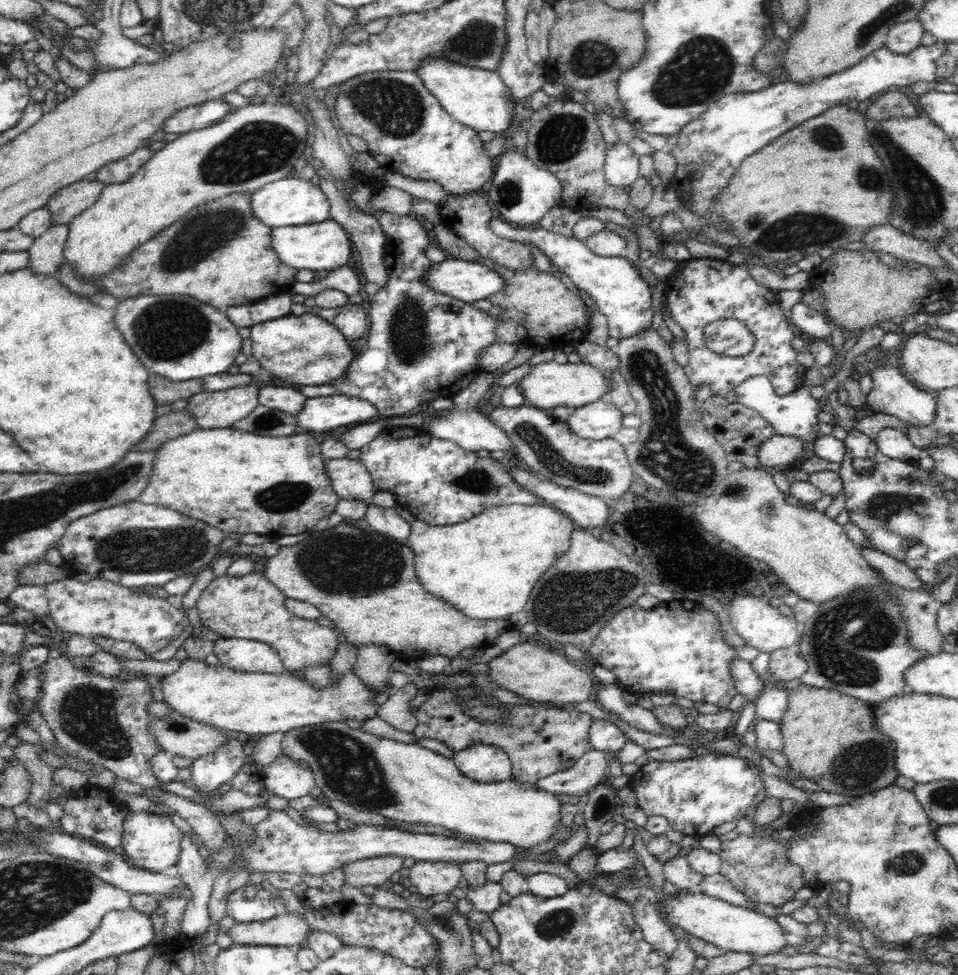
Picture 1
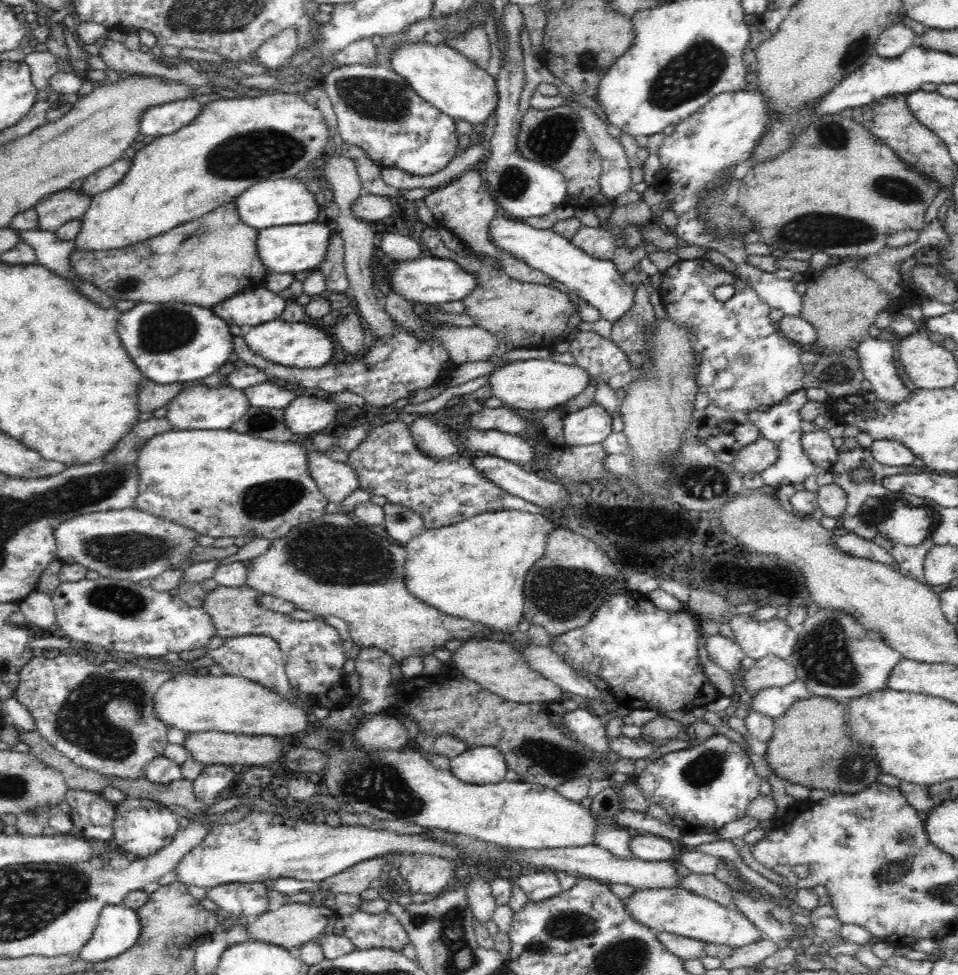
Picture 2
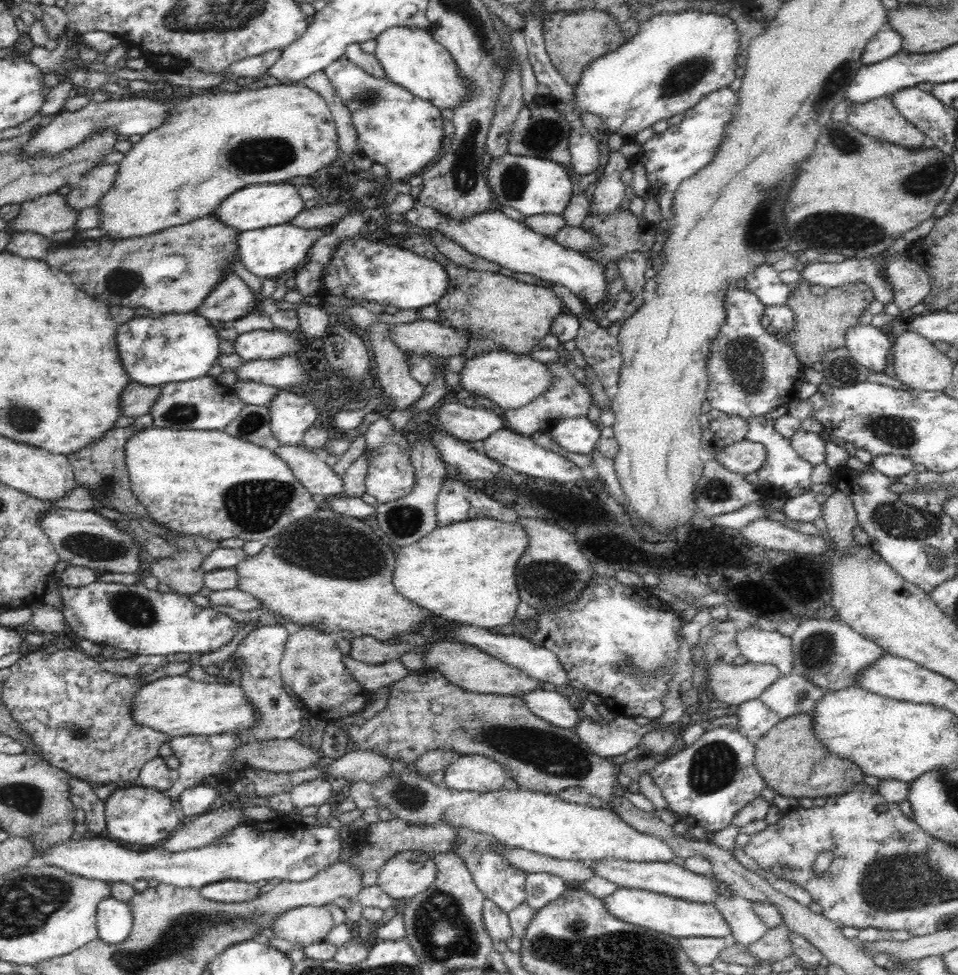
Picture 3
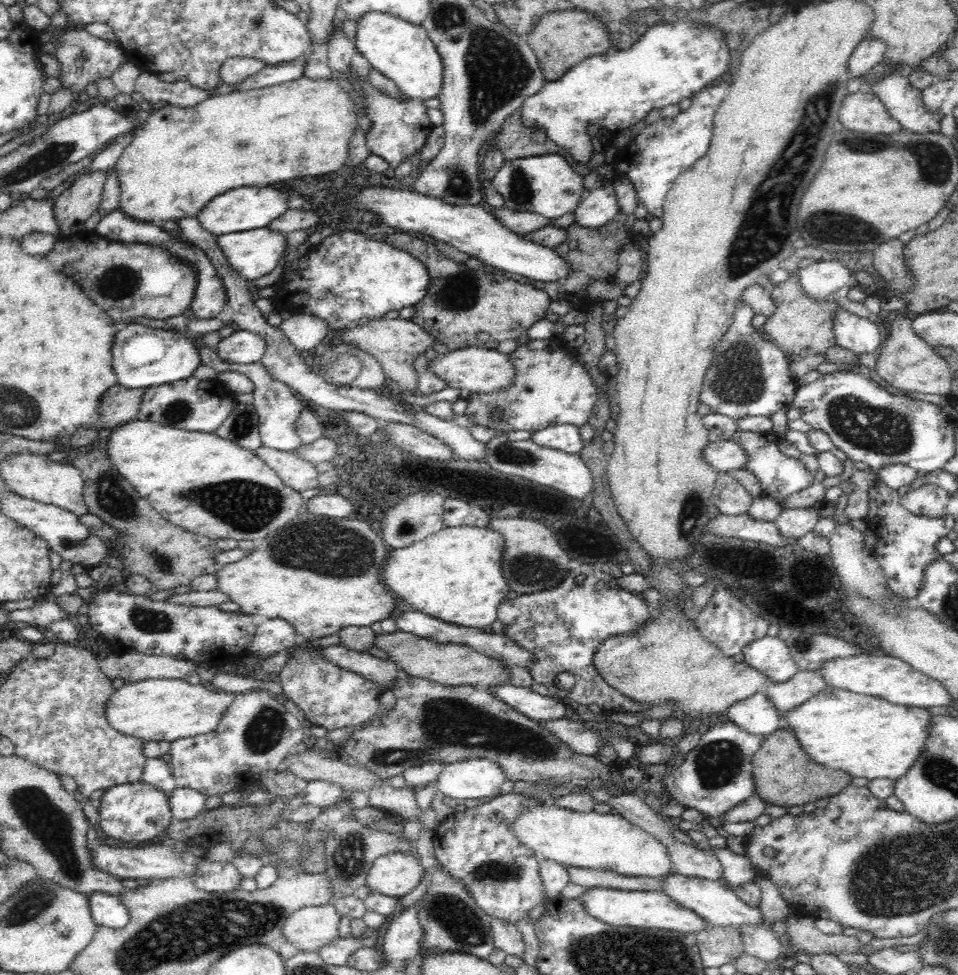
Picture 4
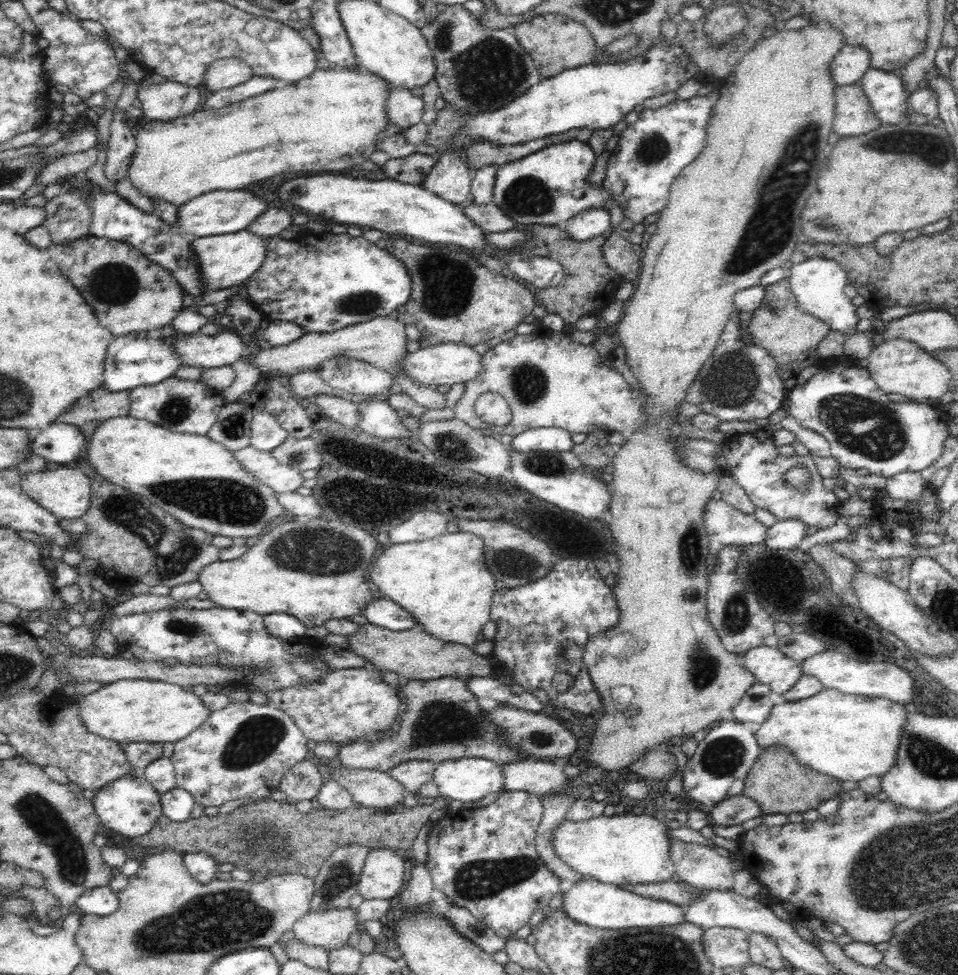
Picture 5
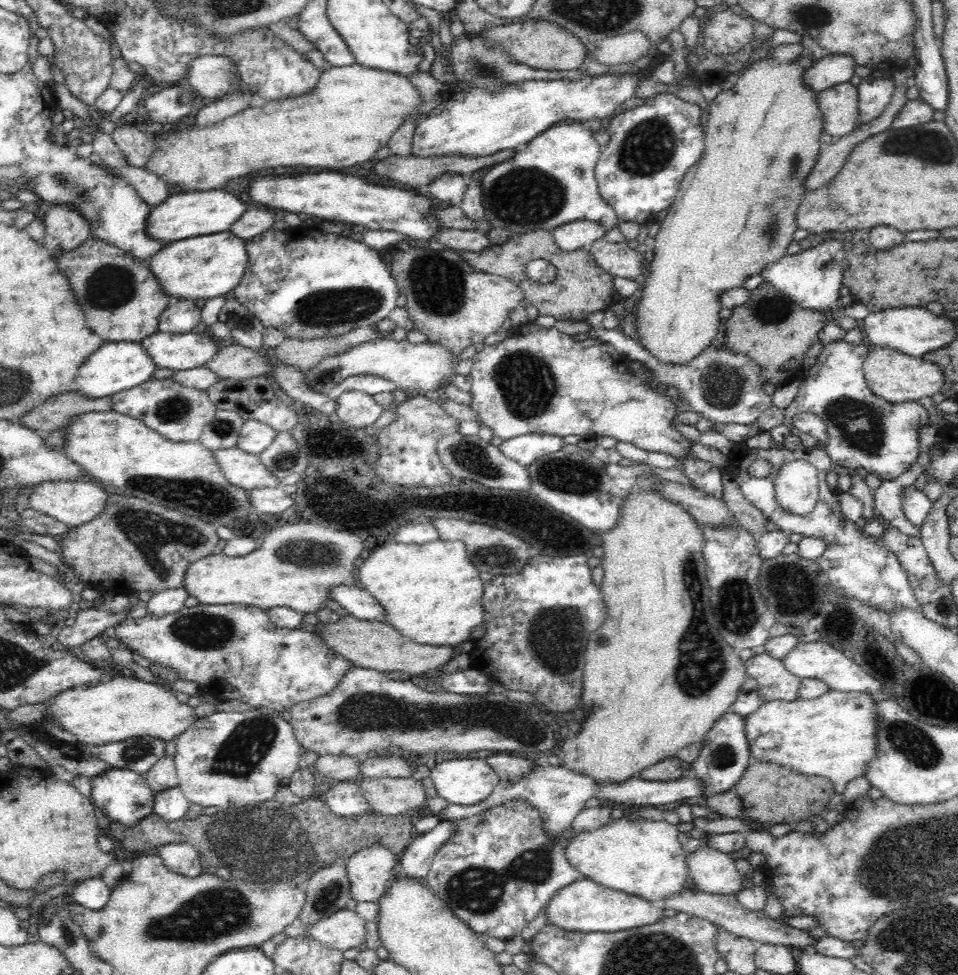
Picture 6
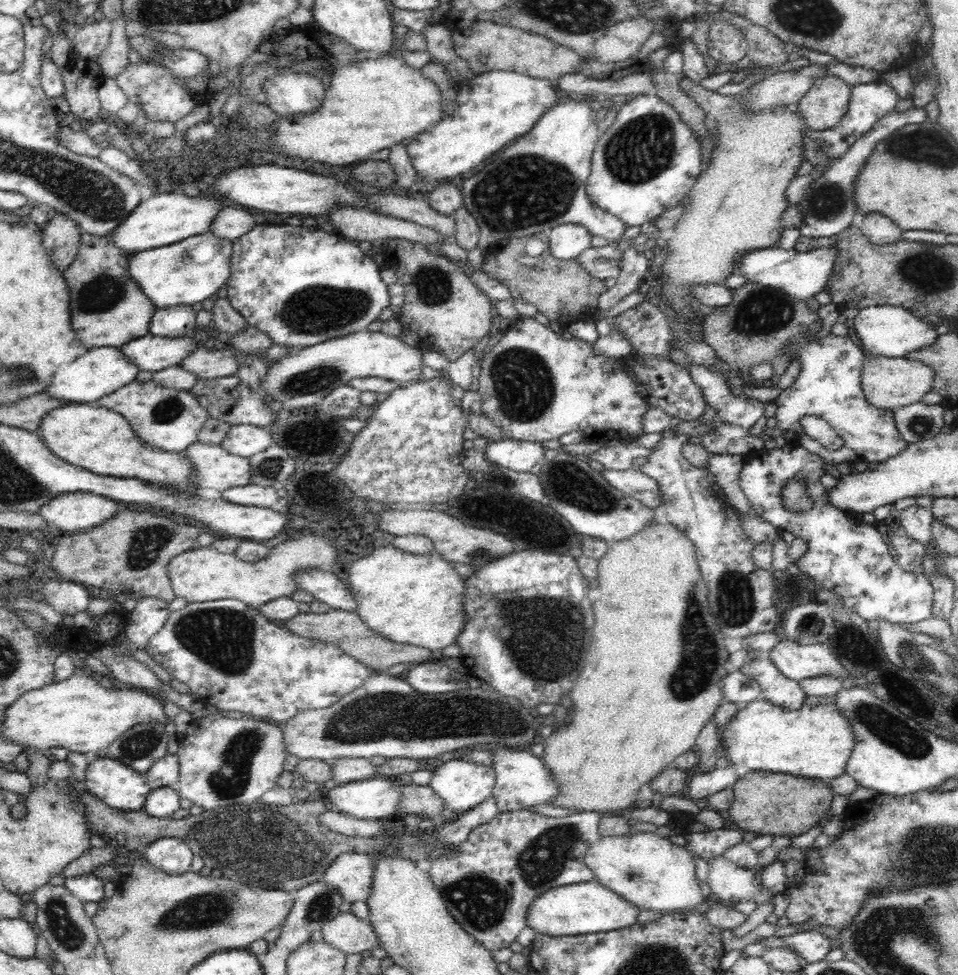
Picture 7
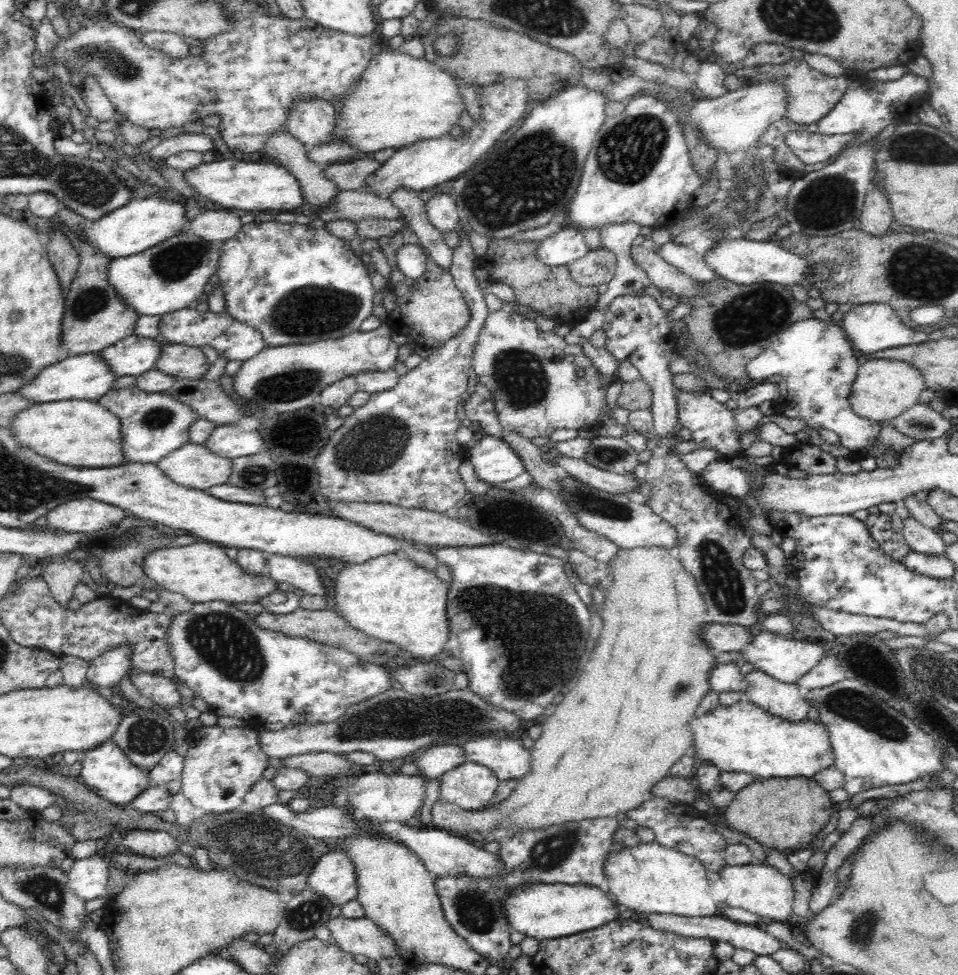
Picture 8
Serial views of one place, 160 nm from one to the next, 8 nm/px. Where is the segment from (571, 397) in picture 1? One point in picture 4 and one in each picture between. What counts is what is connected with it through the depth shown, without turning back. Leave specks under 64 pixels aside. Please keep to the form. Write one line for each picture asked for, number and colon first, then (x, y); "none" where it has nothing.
2: (533, 384)
3: (510, 381)
4: (473, 369)

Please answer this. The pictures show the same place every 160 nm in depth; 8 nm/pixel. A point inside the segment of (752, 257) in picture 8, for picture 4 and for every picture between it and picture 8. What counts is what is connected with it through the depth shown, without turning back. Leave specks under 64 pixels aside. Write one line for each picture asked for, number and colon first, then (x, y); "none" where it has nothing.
4: (820, 279)
5: (818, 284)
6: (812, 278)
7: (803, 275)

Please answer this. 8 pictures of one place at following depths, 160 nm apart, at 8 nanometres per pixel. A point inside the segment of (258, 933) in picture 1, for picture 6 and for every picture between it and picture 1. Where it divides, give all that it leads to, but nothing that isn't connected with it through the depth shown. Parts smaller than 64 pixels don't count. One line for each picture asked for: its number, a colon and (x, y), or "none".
2: (292, 925)
3: (307, 925)
4: (309, 929)
5: (331, 929)
6: (345, 929)

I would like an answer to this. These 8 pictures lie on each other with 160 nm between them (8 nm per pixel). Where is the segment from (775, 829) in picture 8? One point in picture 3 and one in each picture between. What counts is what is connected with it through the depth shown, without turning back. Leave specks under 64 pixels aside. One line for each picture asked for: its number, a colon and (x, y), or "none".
3: (790, 757)
4: (783, 773)
5: (779, 784)
6: (770, 794)
7: (778, 804)

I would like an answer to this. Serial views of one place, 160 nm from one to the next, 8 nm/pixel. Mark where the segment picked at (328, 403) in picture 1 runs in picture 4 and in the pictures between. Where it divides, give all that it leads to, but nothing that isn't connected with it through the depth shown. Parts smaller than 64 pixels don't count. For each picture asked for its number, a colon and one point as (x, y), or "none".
2: (304, 415)
3: (291, 415)
4: (276, 403)

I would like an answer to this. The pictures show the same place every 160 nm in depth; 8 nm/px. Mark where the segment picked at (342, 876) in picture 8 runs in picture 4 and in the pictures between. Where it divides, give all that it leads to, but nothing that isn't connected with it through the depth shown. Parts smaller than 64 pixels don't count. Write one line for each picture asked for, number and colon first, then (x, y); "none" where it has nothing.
4: (396, 874)
5: (384, 873)
6: (370, 871)
7: (351, 873)

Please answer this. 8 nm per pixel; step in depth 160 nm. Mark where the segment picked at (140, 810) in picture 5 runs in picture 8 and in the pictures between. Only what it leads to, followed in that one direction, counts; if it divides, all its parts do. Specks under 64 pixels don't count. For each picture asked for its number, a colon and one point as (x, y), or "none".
6: (123, 795)
7: (123, 788)
8: (106, 770)

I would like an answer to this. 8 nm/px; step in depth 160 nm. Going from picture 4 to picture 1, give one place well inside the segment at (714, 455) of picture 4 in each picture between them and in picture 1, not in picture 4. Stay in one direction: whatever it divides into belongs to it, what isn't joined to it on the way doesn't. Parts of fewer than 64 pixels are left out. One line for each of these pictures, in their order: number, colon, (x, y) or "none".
1: (780, 452)
2: (756, 457)
3: (745, 457)

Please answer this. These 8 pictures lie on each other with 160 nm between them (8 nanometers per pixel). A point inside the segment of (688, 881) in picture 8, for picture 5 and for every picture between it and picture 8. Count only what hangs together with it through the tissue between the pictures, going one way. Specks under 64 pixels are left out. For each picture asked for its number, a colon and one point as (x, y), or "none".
5: (624, 849)
6: (640, 857)
7: (650, 872)

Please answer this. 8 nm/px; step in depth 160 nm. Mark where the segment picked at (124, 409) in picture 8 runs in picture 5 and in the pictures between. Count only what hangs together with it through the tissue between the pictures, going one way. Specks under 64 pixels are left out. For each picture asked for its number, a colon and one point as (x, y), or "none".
5: (186, 406)
6: (178, 413)
7: (169, 420)

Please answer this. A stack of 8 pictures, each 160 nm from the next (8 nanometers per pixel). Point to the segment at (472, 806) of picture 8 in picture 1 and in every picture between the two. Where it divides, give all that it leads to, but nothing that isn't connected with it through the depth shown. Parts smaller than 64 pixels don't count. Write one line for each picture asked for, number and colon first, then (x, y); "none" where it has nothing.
1: (483, 763)
2: (483, 765)
3: (476, 772)
4: (481, 778)
5: (464, 779)
6: (465, 781)
7: (462, 785)

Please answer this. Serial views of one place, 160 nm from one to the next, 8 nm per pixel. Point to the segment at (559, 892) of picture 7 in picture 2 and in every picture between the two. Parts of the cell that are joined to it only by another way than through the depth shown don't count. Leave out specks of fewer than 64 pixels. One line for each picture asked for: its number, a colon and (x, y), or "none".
2: (677, 911)
3: (678, 918)
4: (650, 910)
5: (588, 901)
6: (584, 906)

